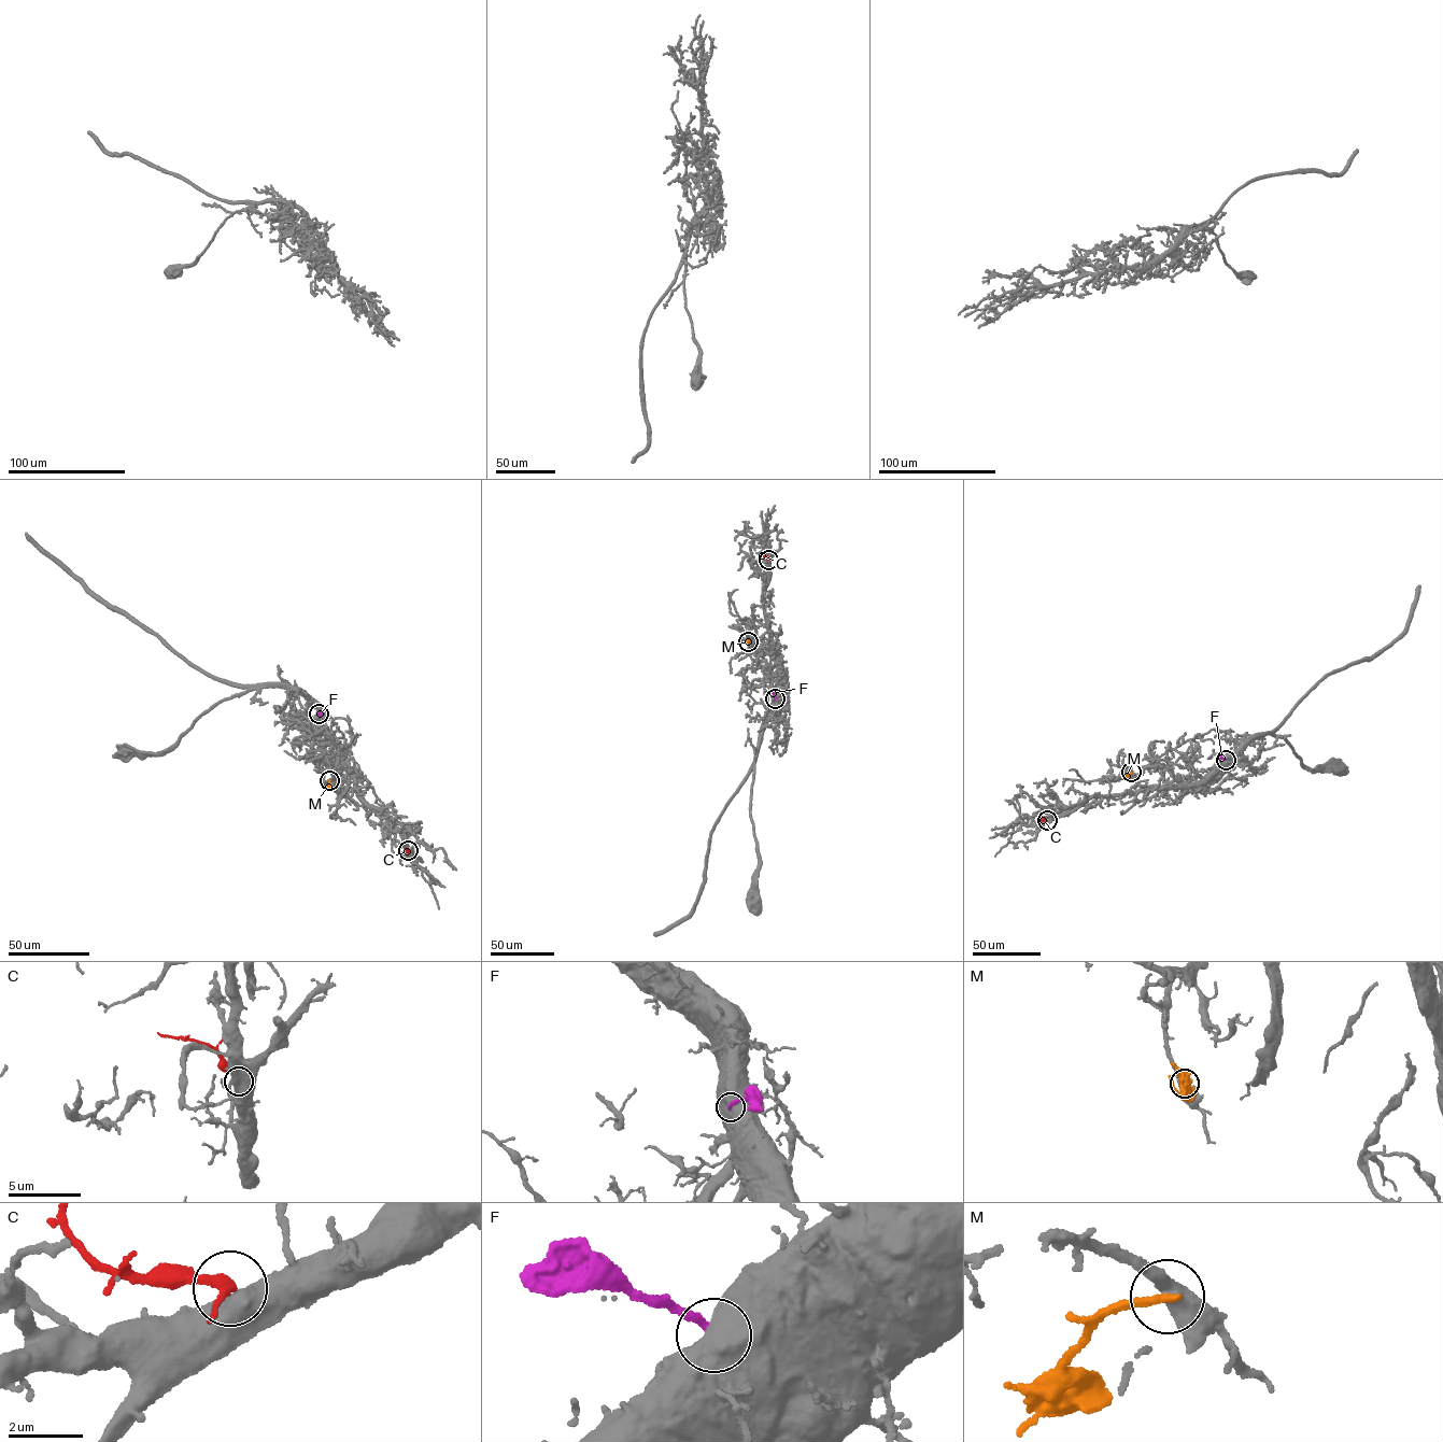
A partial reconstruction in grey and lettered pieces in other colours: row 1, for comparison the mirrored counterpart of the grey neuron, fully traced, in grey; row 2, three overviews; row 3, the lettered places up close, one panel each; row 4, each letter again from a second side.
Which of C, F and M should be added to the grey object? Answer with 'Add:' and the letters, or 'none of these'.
Add: C

